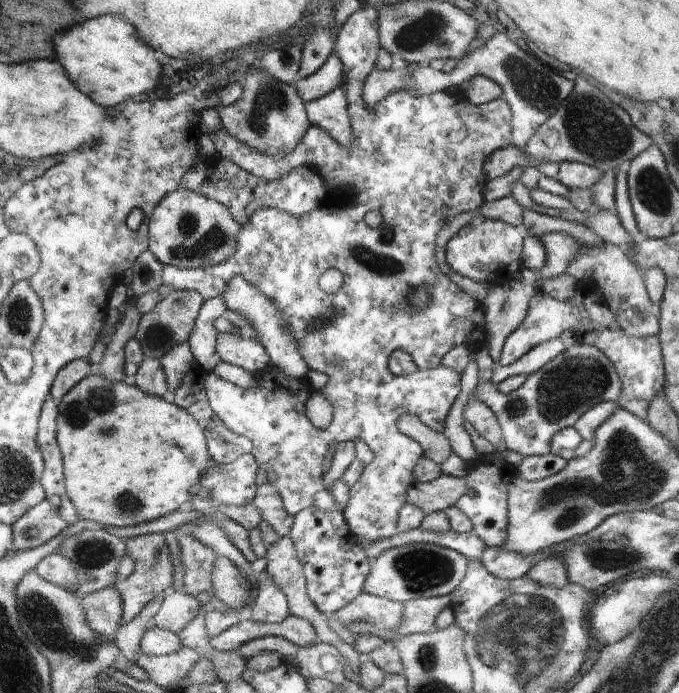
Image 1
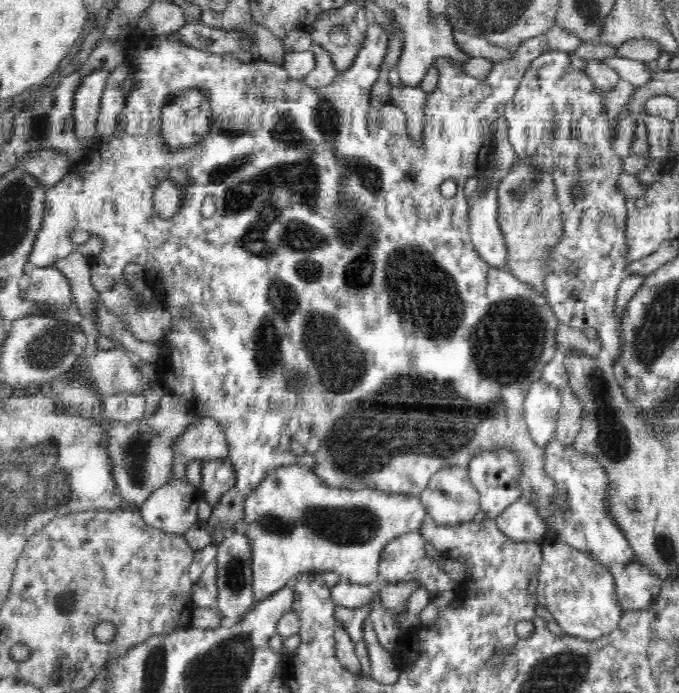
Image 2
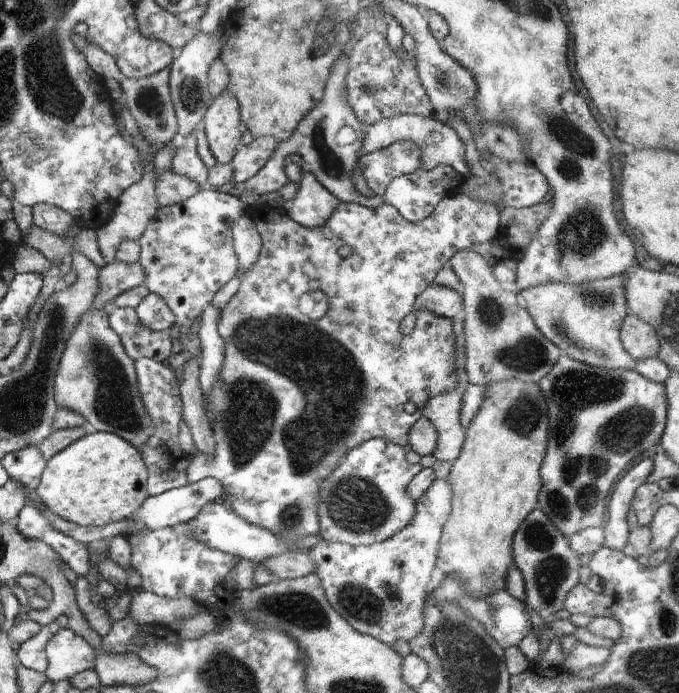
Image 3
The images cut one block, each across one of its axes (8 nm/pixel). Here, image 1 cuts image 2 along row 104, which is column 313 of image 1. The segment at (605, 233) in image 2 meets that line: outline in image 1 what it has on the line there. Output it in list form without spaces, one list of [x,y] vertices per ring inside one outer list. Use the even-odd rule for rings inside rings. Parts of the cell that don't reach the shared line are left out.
[[[314,507],[301,510],[293,516],[289,537],[303,566],[308,596],[320,612],[330,616],[361,593],[368,574],[368,558],[342,512]]]

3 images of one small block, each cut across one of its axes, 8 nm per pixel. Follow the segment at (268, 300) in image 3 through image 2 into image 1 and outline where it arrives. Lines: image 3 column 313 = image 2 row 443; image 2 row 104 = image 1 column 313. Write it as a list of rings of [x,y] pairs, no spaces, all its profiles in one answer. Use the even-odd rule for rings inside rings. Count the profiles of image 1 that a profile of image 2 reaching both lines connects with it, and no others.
[[[361,7],[351,11],[344,24],[338,26],[340,30],[335,38],[334,52],[343,64],[344,79],[341,87],[346,93],[353,134],[350,146],[340,146],[326,130],[311,124],[291,149],[279,155],[258,152],[223,129],[216,109],[218,106],[234,104],[242,96],[243,85],[240,78],[232,74],[228,85],[204,94],[208,106],[201,112],[200,126],[202,133],[209,134],[213,140],[217,157],[234,161],[240,168],[267,181],[286,176],[294,167],[308,165],[324,179],[328,196],[322,206],[302,216],[288,214],[280,208],[260,209],[241,226],[236,252],[228,260],[197,269],[163,265],[162,273],[164,285],[171,284],[176,290],[199,292],[205,300],[188,341],[193,358],[210,373],[204,376],[210,408],[232,432],[253,442],[251,455],[255,458],[257,468],[264,468],[267,482],[278,491],[282,506],[289,515],[294,516],[308,507],[328,512],[340,511],[333,494],[323,485],[321,468],[324,466],[323,459],[326,458],[328,446],[332,442],[341,443],[356,438],[368,444],[374,458],[365,467],[355,486],[350,488],[350,500],[346,510],[342,512],[347,519],[348,528],[351,528],[352,534],[365,547],[398,534],[399,510],[407,502],[407,490],[415,482],[411,475],[413,468],[423,456],[419,442],[398,430],[397,418],[402,414],[409,414],[418,417],[432,430],[443,432],[452,404],[460,394],[461,376],[455,370],[442,366],[441,360],[458,345],[465,345],[472,340],[484,340],[485,313],[478,301],[442,272],[434,256],[435,238],[438,236],[437,232],[459,214],[476,212],[480,208],[485,201],[483,190],[488,181],[483,167],[486,159],[495,150],[510,145],[512,138],[511,108],[503,98],[473,105],[458,93],[448,90],[421,95],[414,89],[404,89],[392,92],[375,107],[368,107],[362,98],[363,84],[374,70],[382,47],[378,25],[377,8]],[[371,210],[380,210],[382,214],[382,223],[377,228],[371,228],[364,221],[364,215]],[[331,268],[342,273],[343,283],[330,294],[318,279],[324,271]],[[240,274],[273,300],[281,313],[285,313],[306,366],[309,370],[328,376],[328,381],[322,388],[314,387],[307,378],[286,376],[271,363],[254,376],[255,384],[249,389],[241,389],[213,375],[216,365],[222,362],[216,348],[219,332],[214,327],[214,320],[222,316],[225,309],[222,296],[228,283]],[[396,349],[410,354],[417,364],[417,369],[412,374],[391,374],[389,356]],[[314,393],[320,393],[332,405],[332,422],[328,428],[316,429],[309,426],[305,413],[306,403]]]

